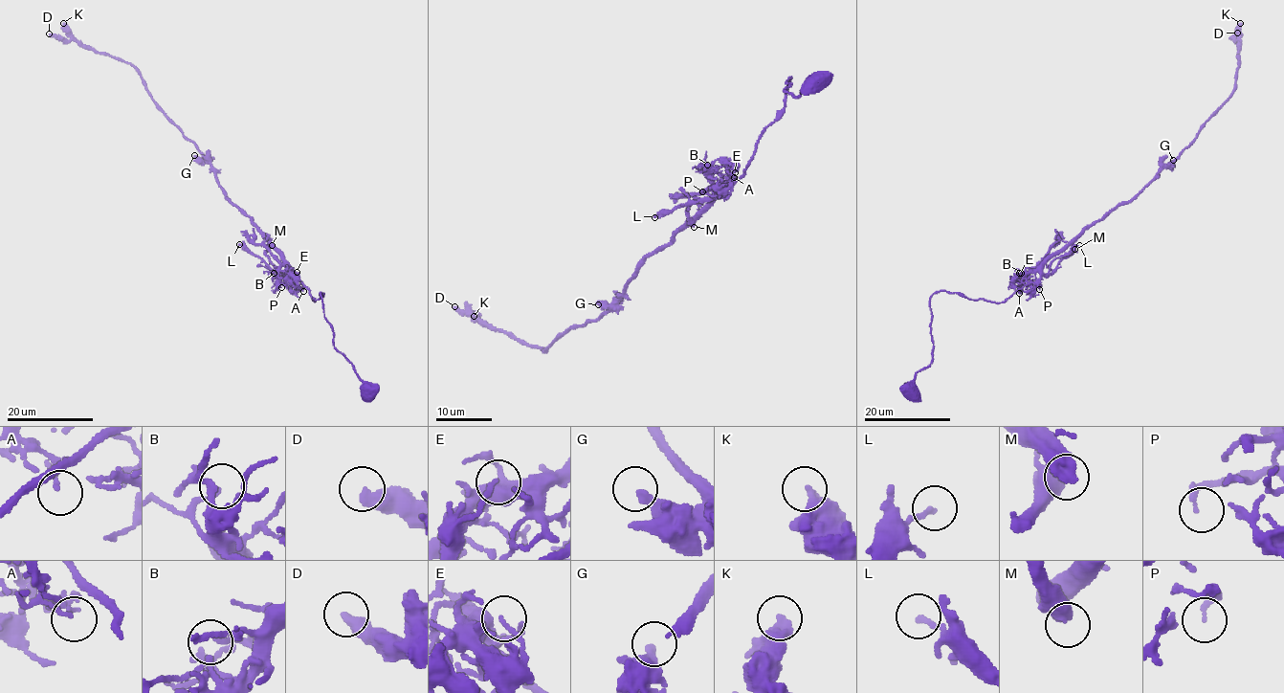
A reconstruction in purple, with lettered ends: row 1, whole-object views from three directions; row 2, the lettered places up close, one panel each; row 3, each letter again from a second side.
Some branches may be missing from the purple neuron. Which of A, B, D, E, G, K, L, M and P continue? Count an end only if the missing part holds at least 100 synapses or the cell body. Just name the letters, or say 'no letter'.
no letter

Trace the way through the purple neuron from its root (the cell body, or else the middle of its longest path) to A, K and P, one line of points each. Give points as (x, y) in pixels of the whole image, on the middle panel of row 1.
A: (814, 81), (798, 97), (785, 92), (785, 80), (783, 113), (735, 182), (727, 164), (734, 177)
K: (814, 81), (798, 97), (785, 80), (783, 113), (741, 175), (648, 254), (598, 319), (546, 350), (474, 316)
P: (814, 81), (798, 97), (785, 92), (785, 80), (783, 113), (741, 175), (720, 194), (702, 191)

